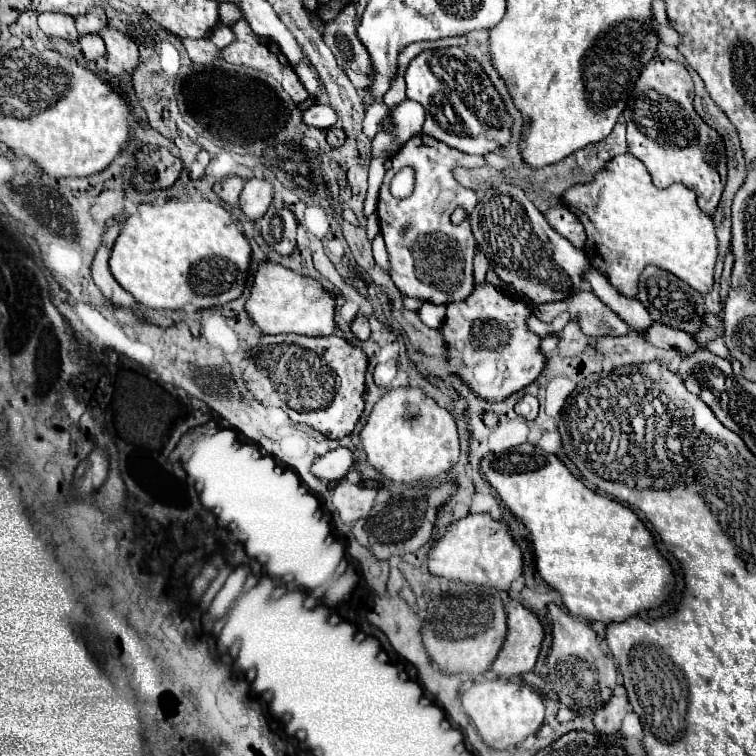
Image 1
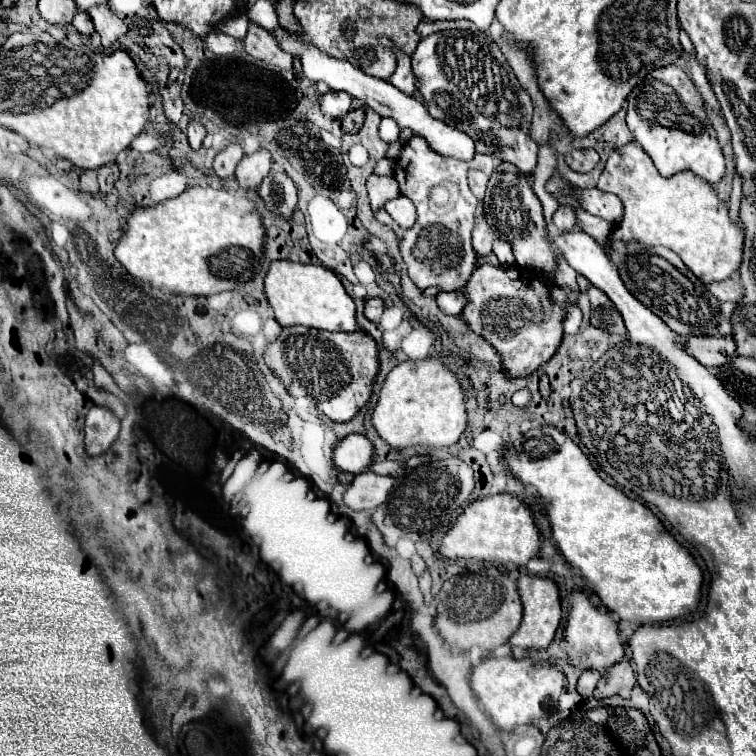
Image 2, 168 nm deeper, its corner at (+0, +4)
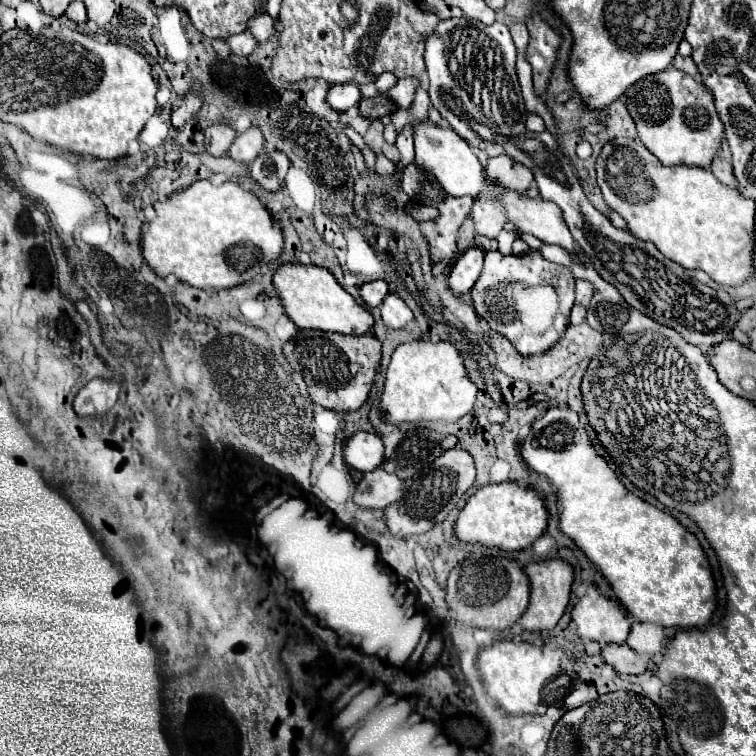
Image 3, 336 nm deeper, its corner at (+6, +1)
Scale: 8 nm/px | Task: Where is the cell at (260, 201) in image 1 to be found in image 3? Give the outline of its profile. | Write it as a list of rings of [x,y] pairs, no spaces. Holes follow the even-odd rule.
[[[252,126],[244,134],[236,136],[236,140],[232,144],[232,150],[228,154],[234,162],[250,166],[258,158],[258,154],[262,152],[262,148],[264,148],[262,132],[256,126]]]

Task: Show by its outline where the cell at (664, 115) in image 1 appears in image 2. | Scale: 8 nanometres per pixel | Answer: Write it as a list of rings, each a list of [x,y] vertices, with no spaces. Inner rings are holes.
[[[678,65],[652,71],[632,89],[628,95],[626,123],[636,143],[642,145],[664,177],[670,177],[678,171],[694,171],[712,185],[722,179],[724,157],[704,109],[704,101],[688,73]]]

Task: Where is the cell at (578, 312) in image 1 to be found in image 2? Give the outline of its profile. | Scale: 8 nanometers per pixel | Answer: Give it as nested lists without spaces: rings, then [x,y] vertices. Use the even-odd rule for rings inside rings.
[[[578,275],[578,285],[580,287],[590,287],[588,289],[588,297],[592,303],[592,317],[590,323],[598,329],[616,333],[620,337],[626,337],[626,327],[622,321],[620,311],[616,309],[616,305],[606,297],[606,293],[598,291],[594,285],[590,285],[590,281],[586,281],[582,275]]]

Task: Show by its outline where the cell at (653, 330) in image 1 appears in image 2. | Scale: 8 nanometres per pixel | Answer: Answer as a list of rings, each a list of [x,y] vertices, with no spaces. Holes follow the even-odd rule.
[[[688,337],[686,349],[706,367],[722,367],[736,355],[734,337]]]

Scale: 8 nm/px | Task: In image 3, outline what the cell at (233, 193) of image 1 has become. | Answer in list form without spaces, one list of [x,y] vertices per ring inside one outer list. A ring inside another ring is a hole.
[[[214,124],[206,130],[206,152],[210,152],[214,158],[226,156],[234,138],[236,138],[236,132],[230,126]]]

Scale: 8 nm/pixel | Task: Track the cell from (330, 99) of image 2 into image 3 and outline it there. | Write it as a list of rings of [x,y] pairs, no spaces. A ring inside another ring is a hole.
[[[334,84],[328,90],[326,102],[336,112],[346,112],[348,108],[356,106],[360,102],[360,90],[354,84]]]

